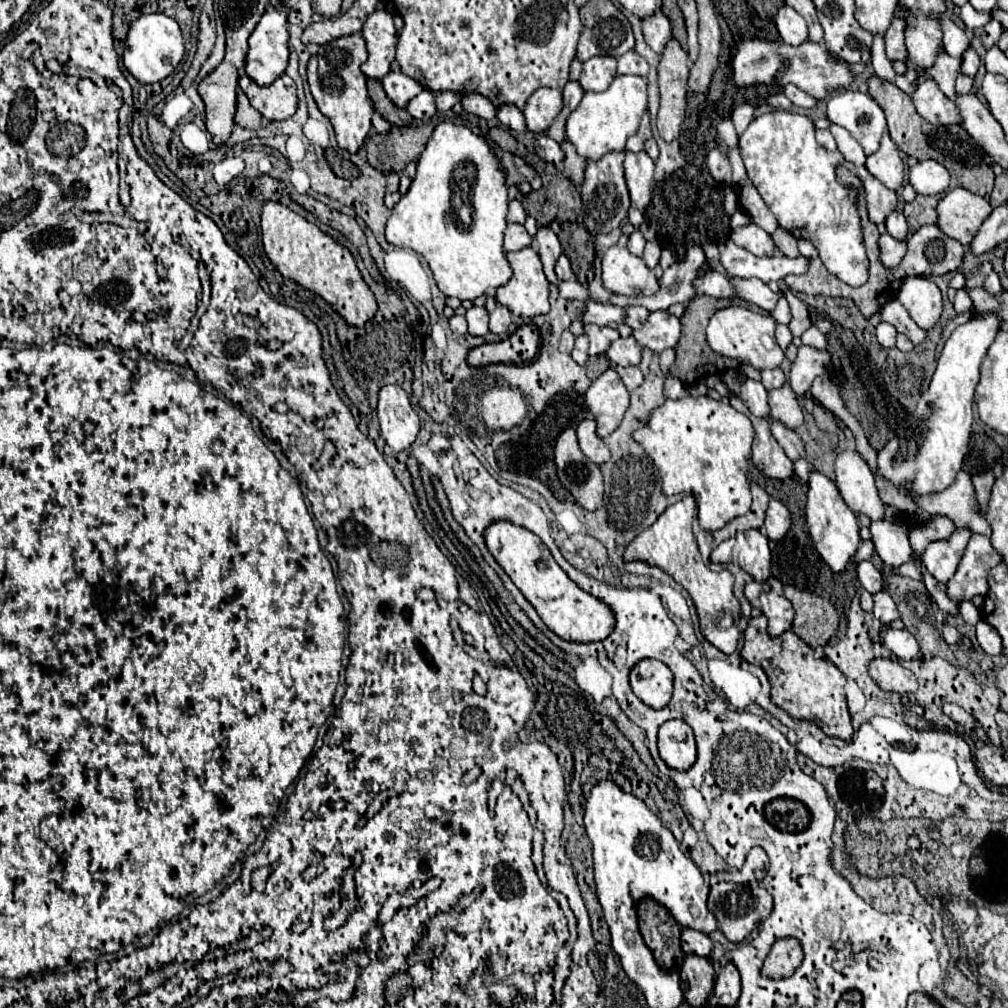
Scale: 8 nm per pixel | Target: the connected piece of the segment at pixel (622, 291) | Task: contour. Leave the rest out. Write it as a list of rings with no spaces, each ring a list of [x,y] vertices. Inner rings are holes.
[[[612,245],[602,257],[602,283],[616,295],[654,295],[658,279],[646,263],[626,247]]]

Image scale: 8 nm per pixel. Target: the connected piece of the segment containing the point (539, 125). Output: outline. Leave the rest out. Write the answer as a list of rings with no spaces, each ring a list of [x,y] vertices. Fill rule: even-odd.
[[[542,87],[534,91],[532,97],[526,101],[526,107],[524,107],[526,127],[532,133],[542,135],[548,131],[548,127],[554,123],[560,111],[562,111],[562,91]]]

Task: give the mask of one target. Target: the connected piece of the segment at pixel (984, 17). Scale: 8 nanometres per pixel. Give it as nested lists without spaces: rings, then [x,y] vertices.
[[[970,3],[960,7],[960,17],[966,23],[966,27],[976,27],[976,25],[986,25],[992,19],[992,11],[990,13],[978,13]]]

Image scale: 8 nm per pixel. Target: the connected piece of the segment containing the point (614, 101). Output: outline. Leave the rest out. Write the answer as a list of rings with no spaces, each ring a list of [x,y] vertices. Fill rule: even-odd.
[[[616,75],[612,85],[602,93],[584,93],[580,105],[566,119],[566,139],[576,147],[578,155],[588,161],[598,161],[608,151],[624,151],[626,139],[638,131],[640,119],[648,107],[648,83],[638,75]]]

